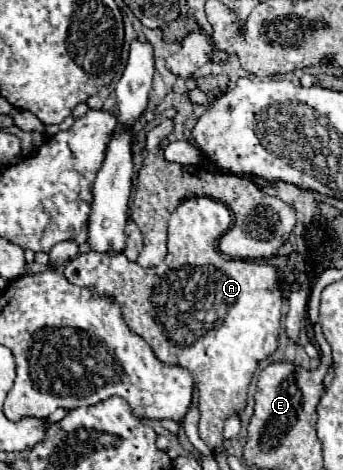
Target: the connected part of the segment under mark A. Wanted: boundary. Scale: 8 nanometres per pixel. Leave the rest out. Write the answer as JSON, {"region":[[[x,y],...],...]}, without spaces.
{"region":[[[190,197],[182,201],[168,219],[168,255],[158,267],[140,267],[122,253],[108,255],[92,251],[72,259],[64,267],[64,275],[70,283],[90,287],[94,293],[116,301],[130,331],[140,335],[162,363],[184,367],[192,375],[198,391],[200,439],[212,453],[222,451],[224,421],[244,411],[248,387],[260,361],[276,351],[282,317],[282,291],[278,289],[276,269],[266,263],[228,259],[218,251],[218,237],[226,233],[230,225],[232,215],[226,205],[210,197]]]}

